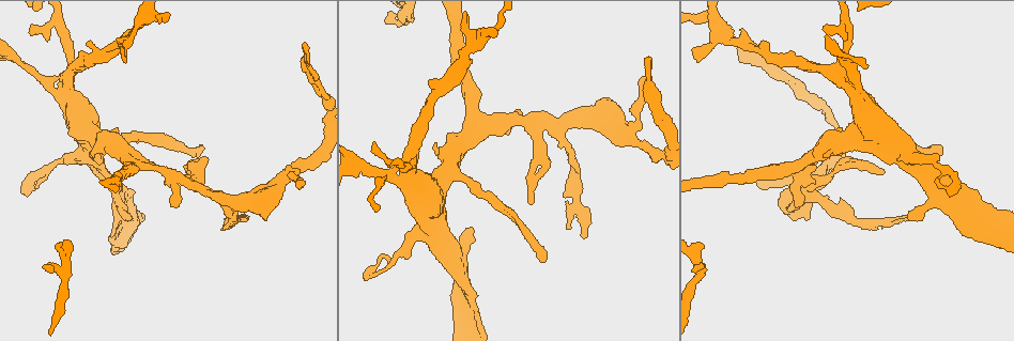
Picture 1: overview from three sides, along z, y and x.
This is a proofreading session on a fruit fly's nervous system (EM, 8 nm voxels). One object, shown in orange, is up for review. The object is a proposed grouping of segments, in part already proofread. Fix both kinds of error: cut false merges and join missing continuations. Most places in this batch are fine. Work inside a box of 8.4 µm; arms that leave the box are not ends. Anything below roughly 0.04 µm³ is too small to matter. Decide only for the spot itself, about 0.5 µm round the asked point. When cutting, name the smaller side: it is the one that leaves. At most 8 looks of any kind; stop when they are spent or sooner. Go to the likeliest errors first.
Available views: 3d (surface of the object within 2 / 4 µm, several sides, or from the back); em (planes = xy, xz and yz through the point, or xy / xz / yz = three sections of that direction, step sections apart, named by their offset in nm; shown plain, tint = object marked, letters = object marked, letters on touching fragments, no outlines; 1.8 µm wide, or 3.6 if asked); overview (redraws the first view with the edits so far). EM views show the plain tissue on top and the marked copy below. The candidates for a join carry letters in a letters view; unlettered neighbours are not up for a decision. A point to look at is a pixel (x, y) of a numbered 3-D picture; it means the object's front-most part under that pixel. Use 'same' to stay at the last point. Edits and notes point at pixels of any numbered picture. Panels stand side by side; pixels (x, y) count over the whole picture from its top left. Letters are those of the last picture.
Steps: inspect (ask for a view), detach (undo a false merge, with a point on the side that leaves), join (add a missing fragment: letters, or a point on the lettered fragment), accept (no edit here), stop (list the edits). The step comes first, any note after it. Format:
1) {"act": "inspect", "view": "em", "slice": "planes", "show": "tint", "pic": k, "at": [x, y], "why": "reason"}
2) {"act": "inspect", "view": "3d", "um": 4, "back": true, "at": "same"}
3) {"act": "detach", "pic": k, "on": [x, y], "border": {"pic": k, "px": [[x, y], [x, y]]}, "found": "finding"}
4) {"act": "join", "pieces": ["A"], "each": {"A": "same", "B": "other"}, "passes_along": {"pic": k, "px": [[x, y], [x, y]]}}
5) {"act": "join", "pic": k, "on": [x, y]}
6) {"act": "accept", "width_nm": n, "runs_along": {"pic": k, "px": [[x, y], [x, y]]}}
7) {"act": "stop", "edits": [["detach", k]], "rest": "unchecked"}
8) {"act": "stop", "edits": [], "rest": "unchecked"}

{"act": "inspect", "view": "3d", "um": 4, "pic": 1, "at": [556, 125], "why": "sudden change in width"}

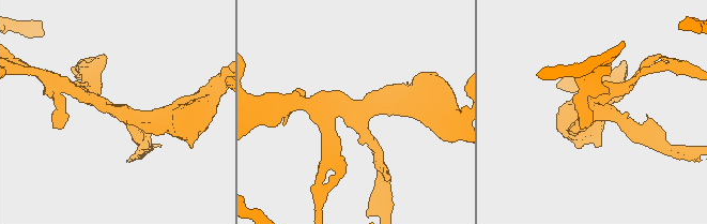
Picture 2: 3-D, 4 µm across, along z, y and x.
{"act": "inspect", "view": "em", "slice": "planes", "show": "letters", "pic": 2, "at": [114, 111], "why": "now the EM"}

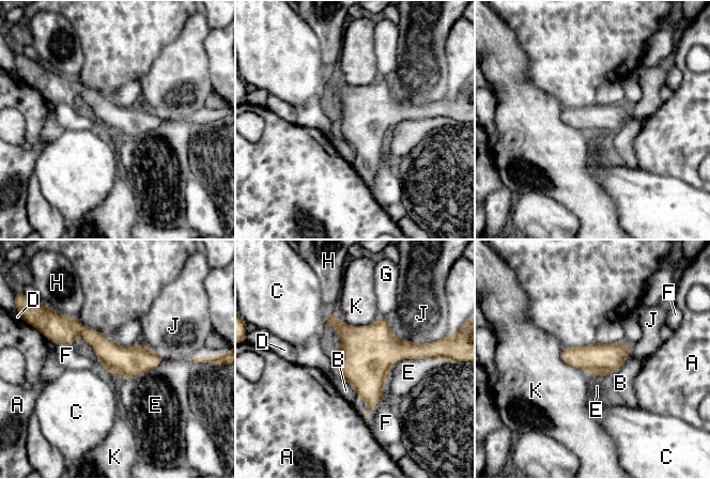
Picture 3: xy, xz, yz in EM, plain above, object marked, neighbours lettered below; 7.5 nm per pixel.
{"act": "accept", "each": {"A": "other", "B": "other", "C": "other", "D": "other", "E": "other", "F": "other", "G": "other", "H": "other", "J": "other", "K": "other"}, "found": "one neuron here"}

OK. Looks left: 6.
{"act": "inspect", "view": "3d", "um": 4, "pic": 1, "at": [940, 144], "why": "free end"}

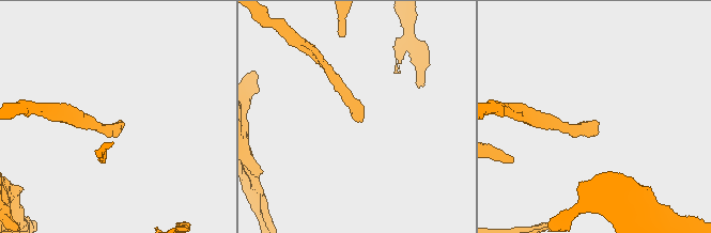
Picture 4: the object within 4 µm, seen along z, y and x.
{"act": "inspect", "view": "em", "slice": "planes", "show": "letters", "pic": 4, "at": [120, 122]}

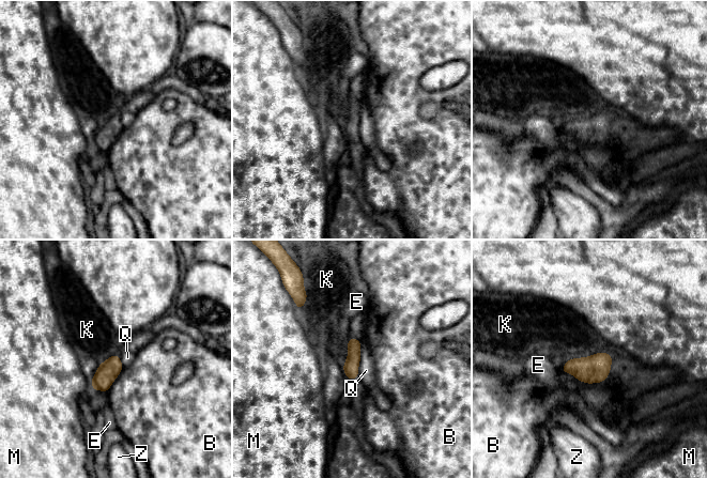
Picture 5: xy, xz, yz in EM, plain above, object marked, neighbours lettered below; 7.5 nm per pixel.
{"act": "accept", "each": {"B": "other", "E": "other", "K": "other", "M": "other", "Q": "other", "Z": "other"}, "border": {"pic": 5, "px": [[352, 336], [341, 366]]}, "found": "no lettered fragment goes on from it"}

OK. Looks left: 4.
{"act": "inspect", "view": "3d", "um": 4, "pic": 1, "at": [130, 33], "why": "a narrow waist"}

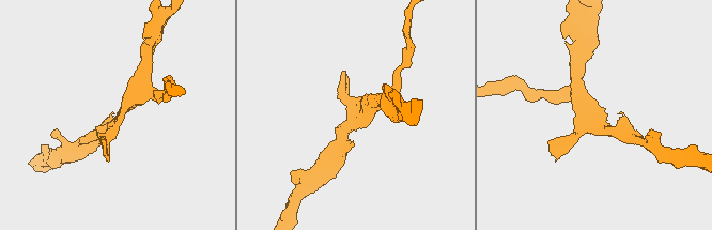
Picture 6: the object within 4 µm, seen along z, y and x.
{"act": "inspect", "view": "em", "slice": "planes", "show": "letters", "pic": 6, "at": [354, 128]}

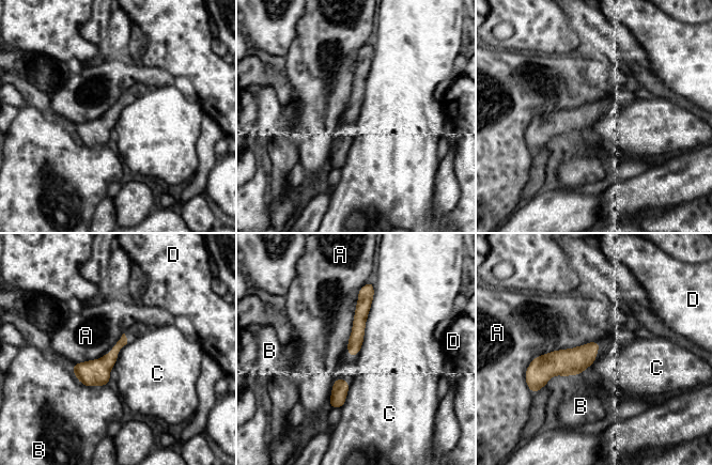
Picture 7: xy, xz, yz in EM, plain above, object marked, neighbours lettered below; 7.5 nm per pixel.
{"act": "accept", "width_nm": 110, "each": {"A": "other", "B": "other", "C": "other", "D": "other"}, "runs_along": {"pic": 7, "px": [[368, 290], [351, 353]]}, "found": "all the same neuron"}

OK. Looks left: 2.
{"act": "inspect", "view": "em", "um": 3.6, "slice": "planes", "show": "tint", "pic": 1, "at": [434, 182], "why": "thin neck"}

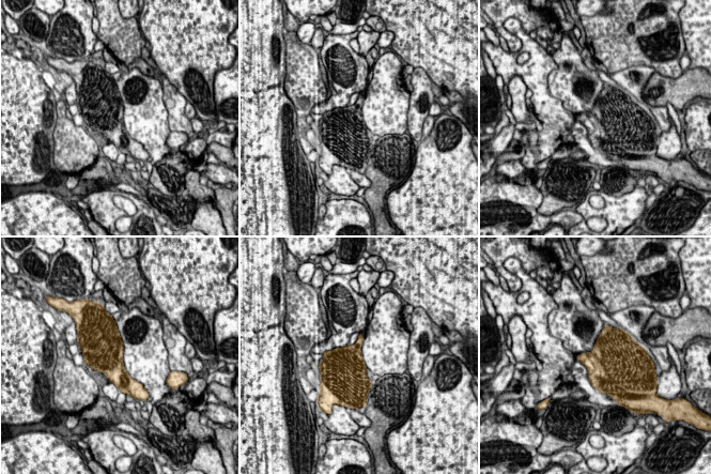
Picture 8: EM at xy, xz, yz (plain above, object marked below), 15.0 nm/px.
{"act": "inspect", "view": "em", "um": 3.6, "slice": "planes", "show": "letters", "at": "same", "why": "see the neighbours"}

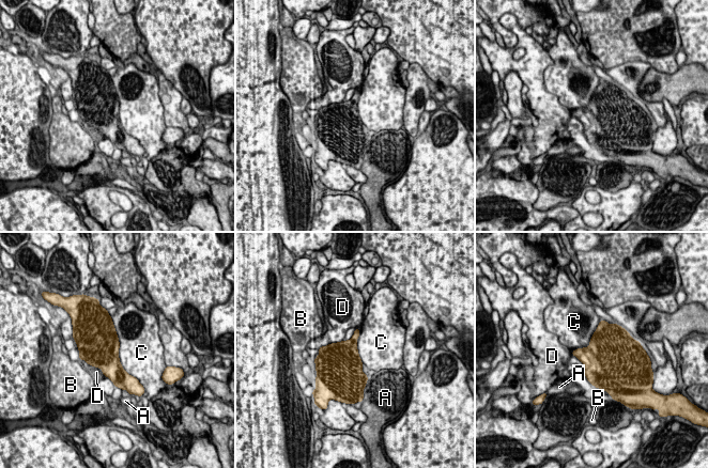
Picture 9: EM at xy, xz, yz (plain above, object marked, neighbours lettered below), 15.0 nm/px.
{"act": "accept", "longest_contact_nm": ["C", 1050], "each": {"A": "other", "B": "other", "C": "other", "D": "other"}, "border": {"pic": 9, "px": [[110, 317], [119, 361], [139, 380]]}, "found": "all the same neuron"}

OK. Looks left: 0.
{"act": "stop", "edits": [], "rest": "unchecked"}

